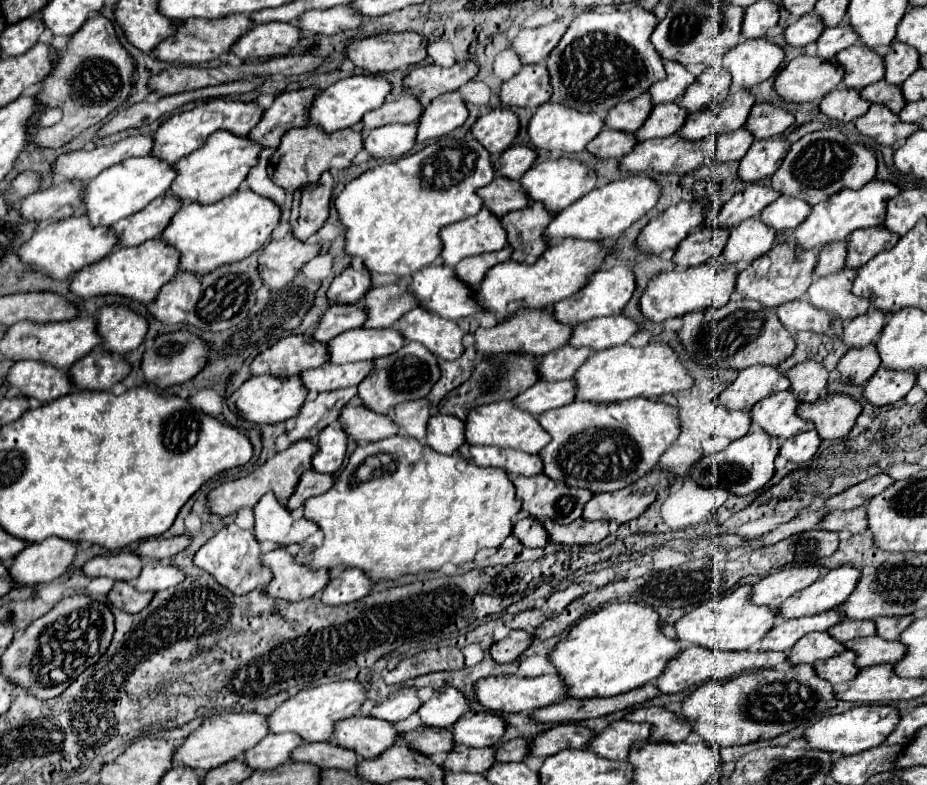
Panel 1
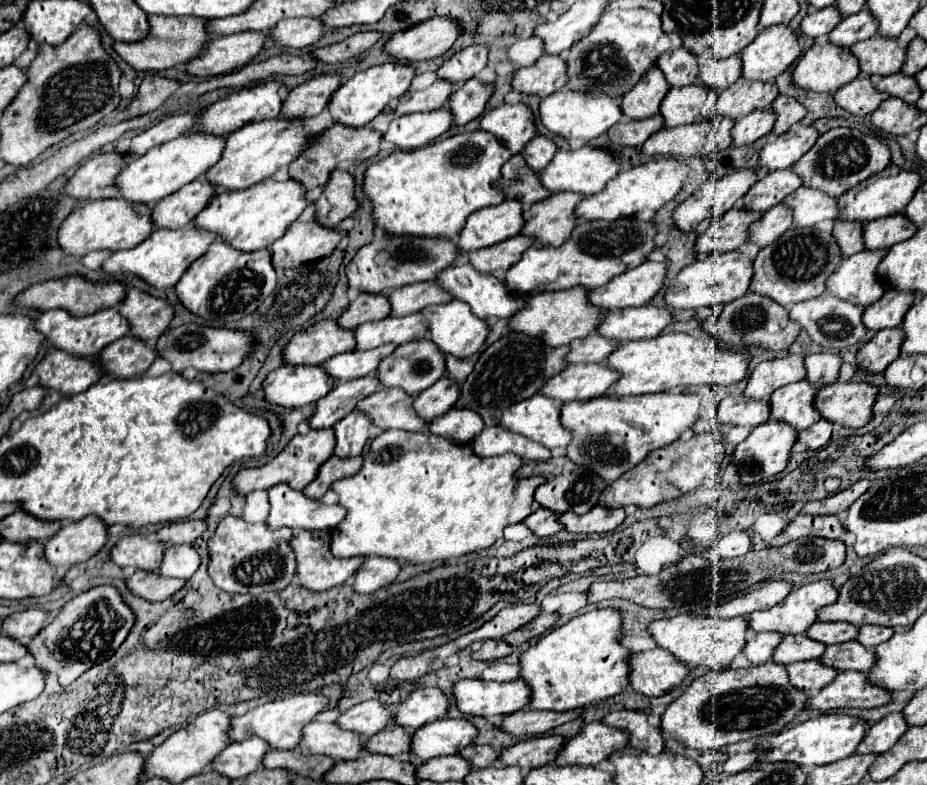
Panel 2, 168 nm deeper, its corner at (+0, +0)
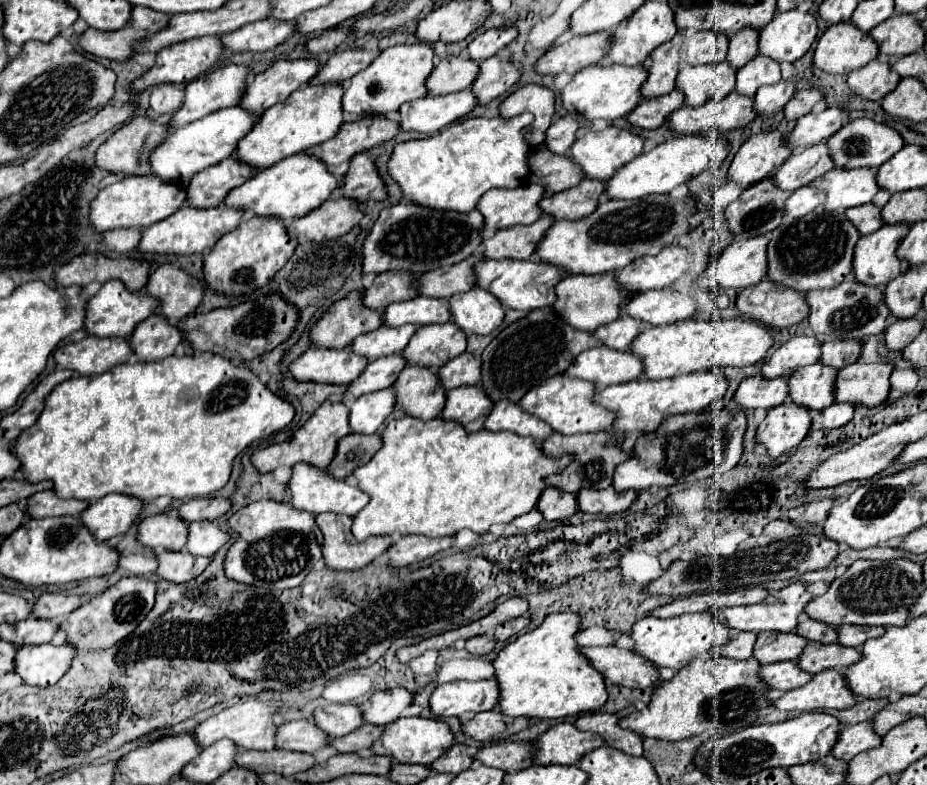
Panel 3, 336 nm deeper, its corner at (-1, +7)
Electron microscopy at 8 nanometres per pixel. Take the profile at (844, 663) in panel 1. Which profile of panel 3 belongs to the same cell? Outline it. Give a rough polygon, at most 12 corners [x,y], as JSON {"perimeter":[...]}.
{"perimeter":[[795,661],[763,665],[761,679],[773,689],[791,691],[813,675]]}

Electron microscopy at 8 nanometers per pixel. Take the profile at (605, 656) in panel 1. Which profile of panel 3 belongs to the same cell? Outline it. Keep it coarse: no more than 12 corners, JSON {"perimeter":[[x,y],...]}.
{"perimeter":[[549,615],[493,661],[499,709],[597,711],[605,677],[577,643],[581,615]]}

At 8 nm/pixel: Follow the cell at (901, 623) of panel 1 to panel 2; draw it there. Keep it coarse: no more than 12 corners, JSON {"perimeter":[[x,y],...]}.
{"perimeter":[[862,626],[856,640],[864,648],[886,642],[892,628]]}

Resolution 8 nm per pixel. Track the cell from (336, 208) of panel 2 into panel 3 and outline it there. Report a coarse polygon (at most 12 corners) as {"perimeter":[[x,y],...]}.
{"perimeter":[[369,153],[351,159],[341,189],[357,205],[383,201]]}

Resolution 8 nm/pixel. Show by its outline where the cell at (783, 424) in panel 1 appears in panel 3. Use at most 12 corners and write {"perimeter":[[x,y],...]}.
{"perimeter":[[813,363],[787,379],[789,399],[811,411],[833,403],[837,369]]}

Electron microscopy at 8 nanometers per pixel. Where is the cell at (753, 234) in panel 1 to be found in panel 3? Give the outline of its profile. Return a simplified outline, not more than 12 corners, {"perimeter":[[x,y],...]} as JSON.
{"perimeter":[[801,187],[785,201],[785,215],[803,217],[821,205],[821,193]]}

